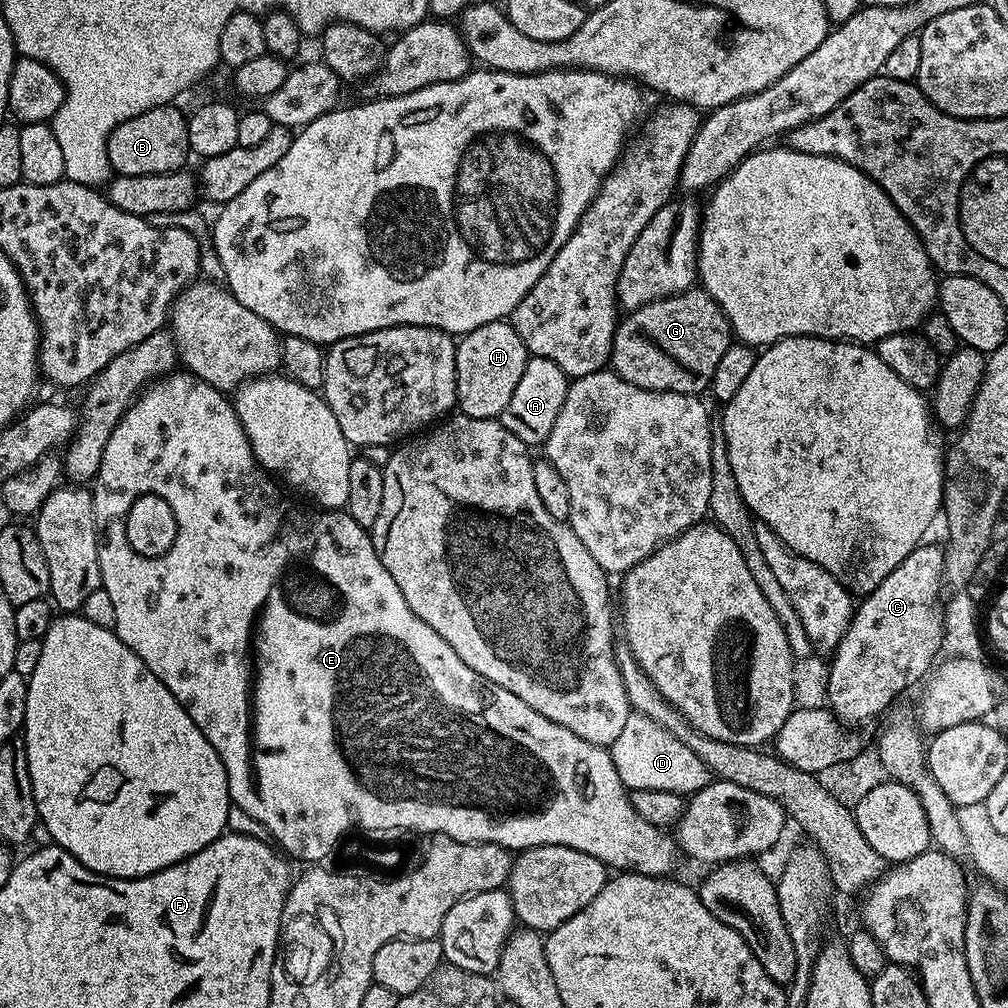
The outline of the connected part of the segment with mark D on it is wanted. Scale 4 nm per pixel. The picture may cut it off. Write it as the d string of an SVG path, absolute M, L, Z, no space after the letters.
M629 711L626 726L622 726L622 734L614 738L610 751L614 770L618 770L618 778L622 778L629 790L670 790L687 798L710 783L708 767L688 746L678 742L678 738L658 726L658 722L650 722L650 718L637 712Z

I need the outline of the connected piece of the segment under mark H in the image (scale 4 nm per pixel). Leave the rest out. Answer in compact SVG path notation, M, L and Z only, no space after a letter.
M507 319L486 322L486 326L478 326L478 330L470 330L459 337L456 345L456 408L470 418L495 420L500 417L522 378L522 370L526 370L529 355L528 347L522 338L518 338L518 330L514 330Z

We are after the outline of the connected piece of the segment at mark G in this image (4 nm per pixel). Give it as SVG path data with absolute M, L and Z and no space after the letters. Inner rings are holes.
M689 290L627 313L616 326L610 368L642 390L694 396L709 389L714 369L731 343L731 328L721 308L707 292Z

